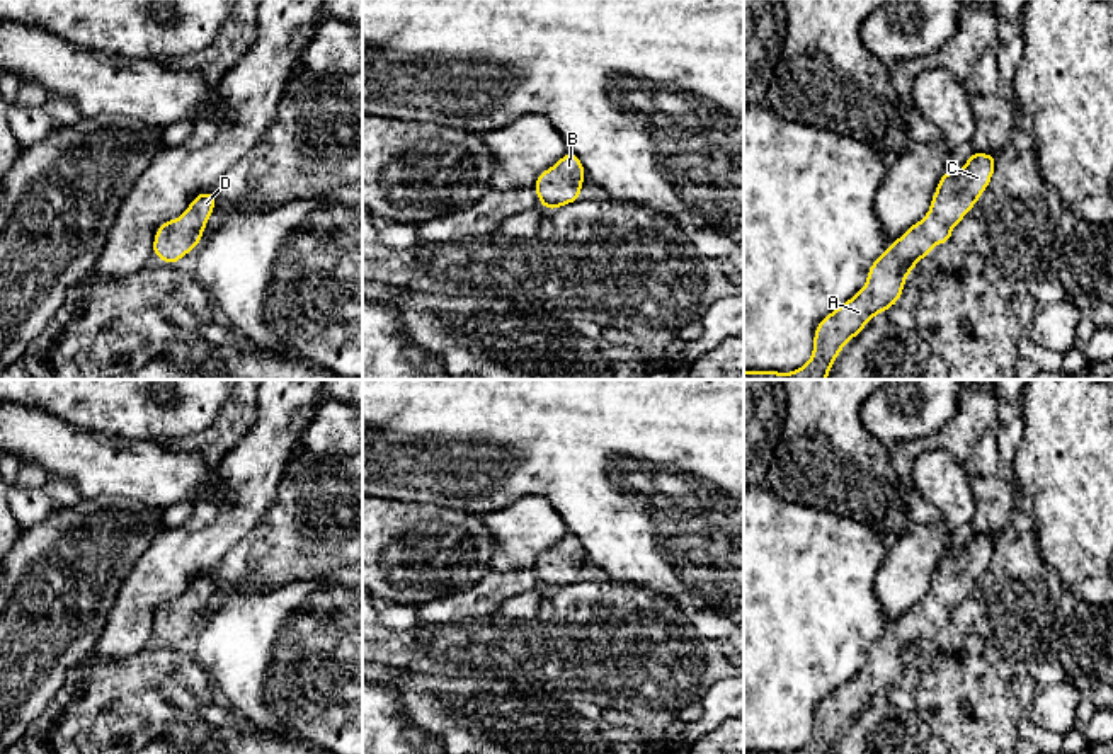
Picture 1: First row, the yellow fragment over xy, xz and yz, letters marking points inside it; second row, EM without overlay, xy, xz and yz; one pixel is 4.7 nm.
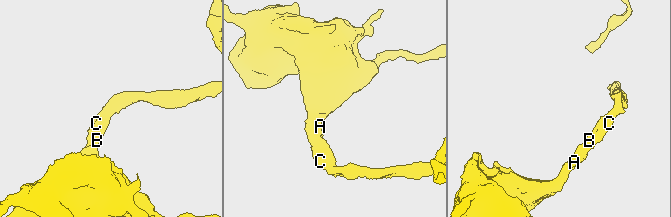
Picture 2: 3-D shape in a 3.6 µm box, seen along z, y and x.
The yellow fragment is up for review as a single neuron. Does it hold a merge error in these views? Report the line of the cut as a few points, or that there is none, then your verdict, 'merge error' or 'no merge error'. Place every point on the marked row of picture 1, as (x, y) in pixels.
no cut | no merge error

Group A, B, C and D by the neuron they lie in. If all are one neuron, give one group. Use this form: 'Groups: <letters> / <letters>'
Groups: A B C D

